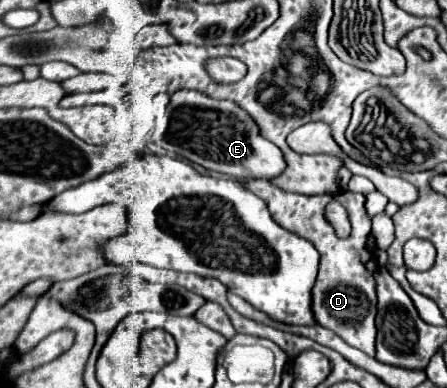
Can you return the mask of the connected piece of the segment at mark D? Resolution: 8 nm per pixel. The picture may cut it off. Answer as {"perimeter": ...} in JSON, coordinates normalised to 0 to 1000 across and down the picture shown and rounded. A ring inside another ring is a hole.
{"perimeter":[[[544,464],[548,485],[562,485],[584,515],[593,515],[611,567],[669,603],[682,608],[691,624],[705,629],[705,639],[718,655],[714,680],[714,711],[700,742],[700,809],[705,825],[745,851],[754,866],[763,866],[776,887],[812,902],[826,918],[839,918],[839,789],[843,789],[843,758],[839,758],[839,722],[834,701],[843,701],[848,680],[830,639],[817,634],[817,619],[830,598],[830,562],[817,546],[817,505],[790,500],[790,495],[763,495],[754,515],[776,536],[785,557],[785,613],[758,619],[749,608],[749,588],[740,588],[736,567],[727,562],[727,505],[678,505],[678,500],[651,500],[633,495],[615,479],[606,479],[597,464]]]}

